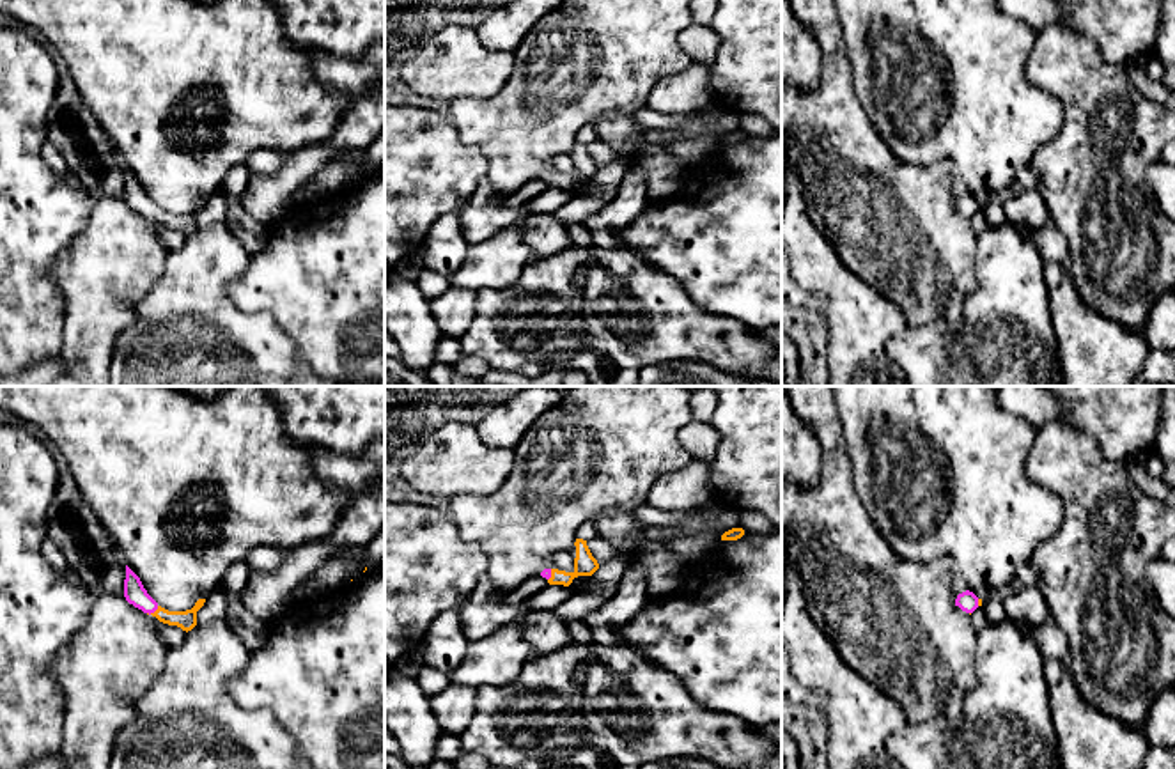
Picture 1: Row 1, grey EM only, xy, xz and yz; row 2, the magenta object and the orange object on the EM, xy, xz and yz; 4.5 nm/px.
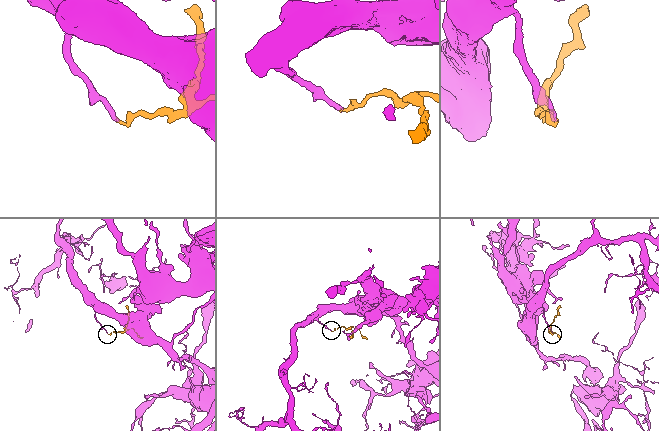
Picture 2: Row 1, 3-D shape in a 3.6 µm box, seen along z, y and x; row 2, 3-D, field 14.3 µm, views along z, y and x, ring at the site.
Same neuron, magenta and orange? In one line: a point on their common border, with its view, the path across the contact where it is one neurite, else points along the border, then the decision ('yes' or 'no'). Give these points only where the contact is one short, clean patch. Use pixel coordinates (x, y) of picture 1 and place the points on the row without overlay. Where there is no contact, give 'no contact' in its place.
meets magenta in xy at (153, 215); runs through xy (135, 197), (153, 215), (186, 224); yes

